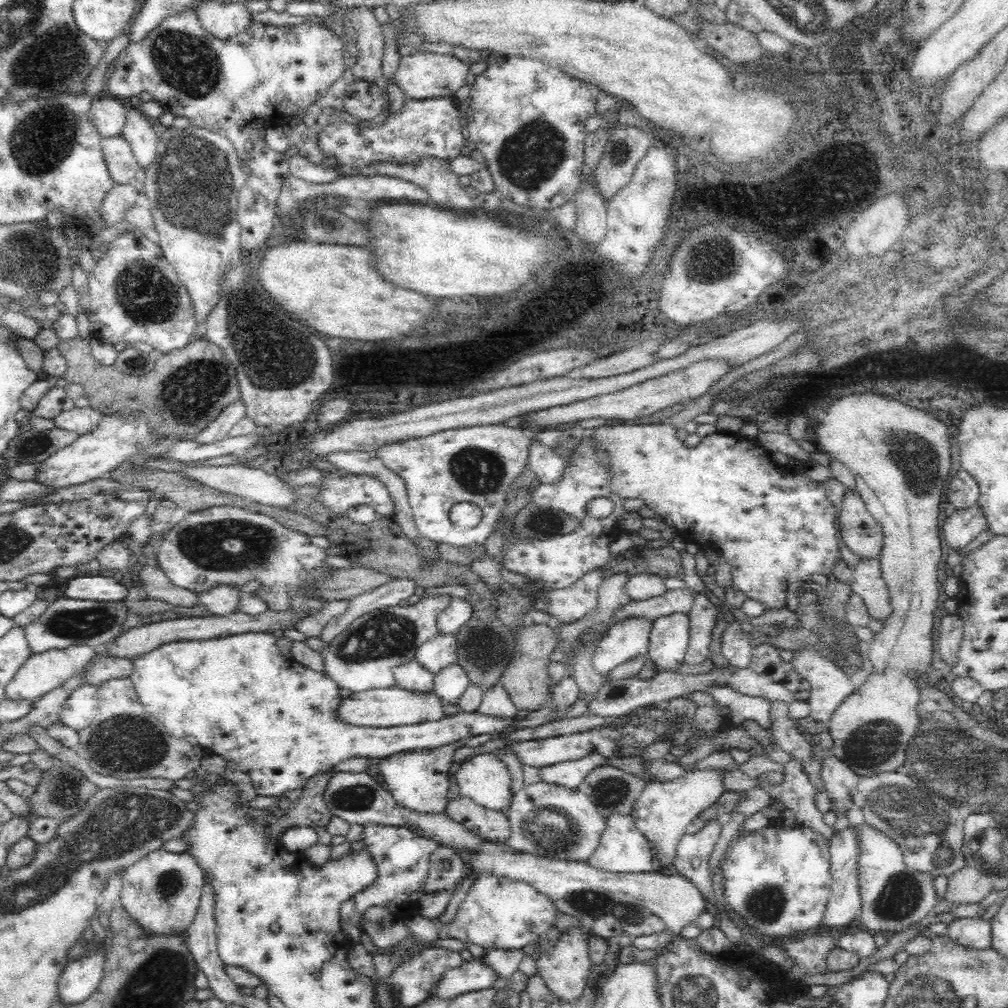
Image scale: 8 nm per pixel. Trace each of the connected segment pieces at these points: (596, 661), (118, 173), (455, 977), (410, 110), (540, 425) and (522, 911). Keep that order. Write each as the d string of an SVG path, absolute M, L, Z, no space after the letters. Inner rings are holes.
M626 618L606 628L595 644L592 666L606 677L615 666L626 662L631 656L647 658L649 632L652 623L643 618Z
M122 135L101 137L101 149L113 186L133 182L139 166L128 141Z
M474 957L473 960L462 961L460 966L444 972L436 984L435 992L444 999L453 999L466 992L492 988L498 979L499 974L483 957Z
M450 97L406 99L402 112L396 116L388 114L385 123L379 127L369 128L363 124L356 126L345 122L334 122L318 134L318 141L320 141L322 151L326 153L326 158L330 156L338 158L338 165L344 169L344 176L355 174L358 167L374 161L415 161L423 156L451 161L465 151L460 120L461 111L456 108Z
M719 360L708 361L694 364L682 371L670 372L666 376L646 380L646 382L636 384L636 386L612 392L612 394L604 394L570 404L563 404L562 406L532 411L516 417L510 423L522 429L542 430L544 428L573 426L580 420L588 420L589 418L630 420L630 418L638 418L638 416L650 416L650 414L678 404L682 400L693 400L702 396L716 380L719 380L721 376L732 369Z
M472 870L471 874L473 880L467 880L468 892L463 896L455 917L449 924L438 927L440 938L456 938L484 949L512 950L524 948L540 935L547 934L556 922L556 906L532 884L484 871Z

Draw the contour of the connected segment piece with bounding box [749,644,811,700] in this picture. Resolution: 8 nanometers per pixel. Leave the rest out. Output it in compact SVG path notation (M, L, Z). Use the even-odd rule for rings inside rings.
M758 644L752 649L749 667L761 675L768 675L772 680L784 683L788 691L796 695L796 700L806 700L811 693L811 684L794 669L790 662L780 657L780 649L769 644Z

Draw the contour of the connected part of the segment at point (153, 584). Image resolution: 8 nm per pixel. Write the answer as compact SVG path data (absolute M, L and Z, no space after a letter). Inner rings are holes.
M148 565L141 572L143 596L172 606L193 608L199 604L198 595L186 588L176 586L159 567Z

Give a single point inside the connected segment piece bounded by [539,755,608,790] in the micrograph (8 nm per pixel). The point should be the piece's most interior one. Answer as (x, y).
(571, 775)

